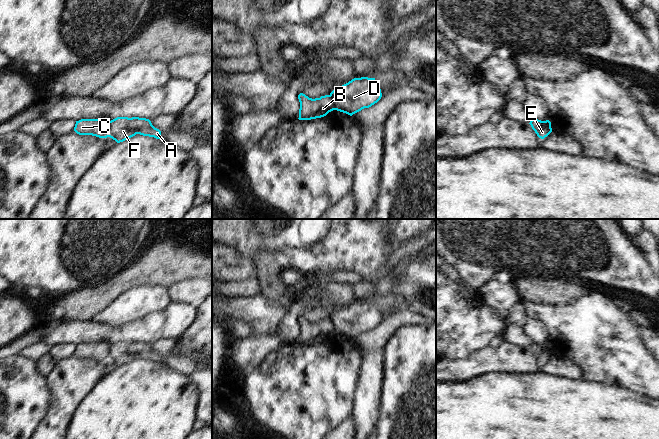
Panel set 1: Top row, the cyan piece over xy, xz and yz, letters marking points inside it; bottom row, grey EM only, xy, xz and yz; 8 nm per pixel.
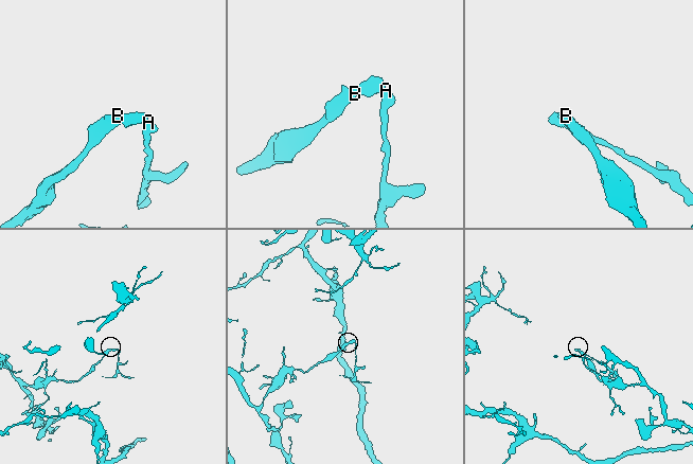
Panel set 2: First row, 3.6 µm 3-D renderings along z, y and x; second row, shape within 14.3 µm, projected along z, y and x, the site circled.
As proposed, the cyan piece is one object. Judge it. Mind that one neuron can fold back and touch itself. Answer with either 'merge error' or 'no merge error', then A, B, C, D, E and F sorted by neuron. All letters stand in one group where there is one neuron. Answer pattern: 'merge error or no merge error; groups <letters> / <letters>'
merge error; groups A D E F / B C

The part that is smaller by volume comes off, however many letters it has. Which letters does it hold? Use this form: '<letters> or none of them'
A, D, E, F.

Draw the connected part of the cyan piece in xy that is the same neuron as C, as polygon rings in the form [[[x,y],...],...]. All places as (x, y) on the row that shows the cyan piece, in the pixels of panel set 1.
[[[81,119],[76,121],[74,131],[79,135],[92,135],[99,138],[108,137],[108,125],[110,121],[101,119]]]

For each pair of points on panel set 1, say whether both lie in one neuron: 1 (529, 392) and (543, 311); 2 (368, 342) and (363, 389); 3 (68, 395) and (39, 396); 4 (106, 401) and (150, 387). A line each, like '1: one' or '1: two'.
1: two
2: two
3: two
4: one

